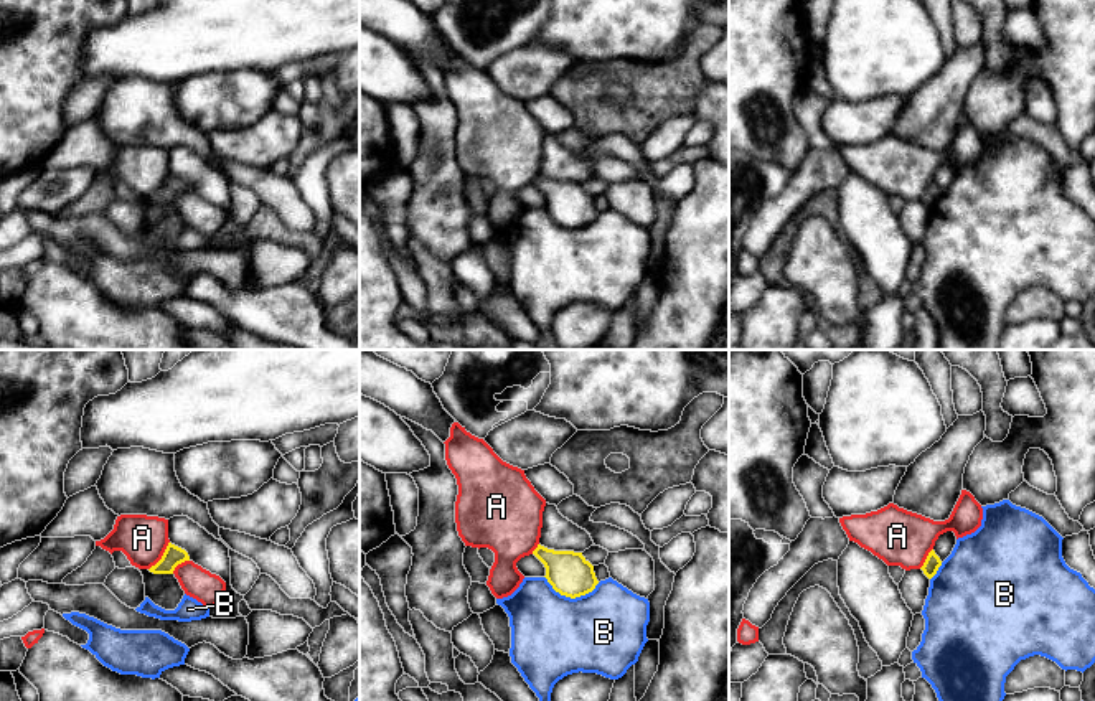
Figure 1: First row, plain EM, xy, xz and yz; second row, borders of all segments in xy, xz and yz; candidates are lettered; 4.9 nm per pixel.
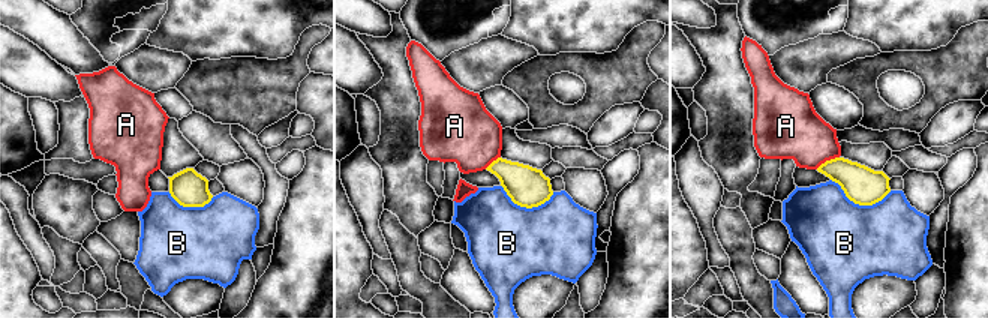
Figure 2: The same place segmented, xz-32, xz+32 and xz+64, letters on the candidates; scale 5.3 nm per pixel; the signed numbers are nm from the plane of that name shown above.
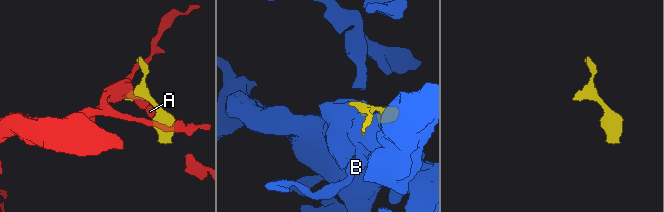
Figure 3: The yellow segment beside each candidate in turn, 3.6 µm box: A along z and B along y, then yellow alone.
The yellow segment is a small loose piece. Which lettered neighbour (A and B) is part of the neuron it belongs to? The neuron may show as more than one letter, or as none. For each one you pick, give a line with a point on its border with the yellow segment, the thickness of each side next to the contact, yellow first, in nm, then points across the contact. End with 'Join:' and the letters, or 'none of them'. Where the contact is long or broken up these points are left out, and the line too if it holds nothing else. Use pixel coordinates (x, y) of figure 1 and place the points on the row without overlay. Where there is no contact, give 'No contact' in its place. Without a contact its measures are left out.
Join: none of them

